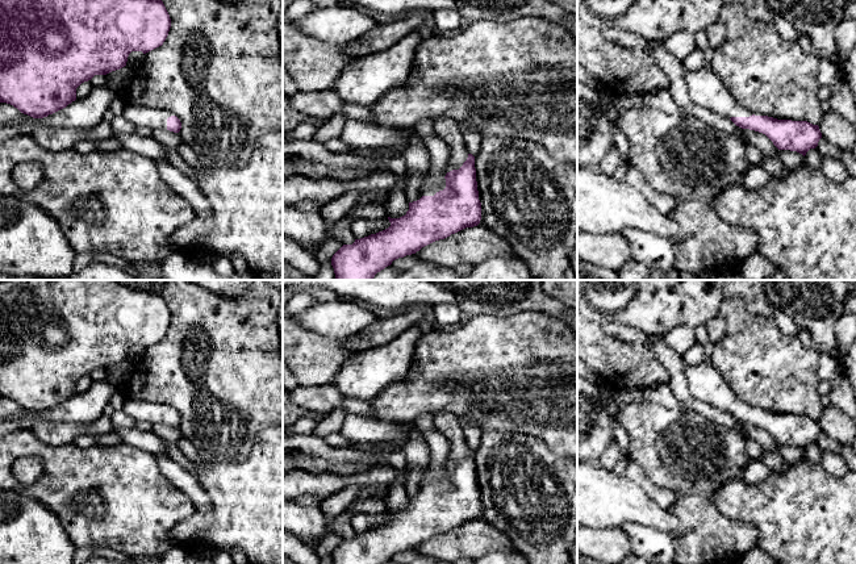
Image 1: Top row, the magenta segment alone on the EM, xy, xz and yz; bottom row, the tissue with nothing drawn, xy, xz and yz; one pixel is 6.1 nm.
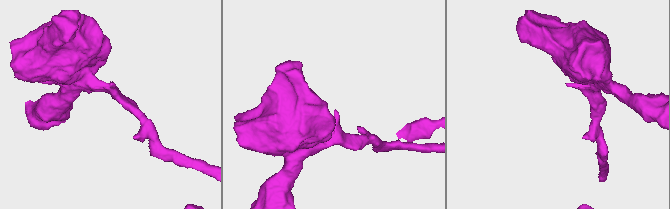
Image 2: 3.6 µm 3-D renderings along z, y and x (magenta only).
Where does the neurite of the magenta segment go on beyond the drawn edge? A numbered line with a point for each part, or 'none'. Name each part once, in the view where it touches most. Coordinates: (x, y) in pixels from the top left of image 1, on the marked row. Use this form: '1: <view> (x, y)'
1: xz (431, 191)

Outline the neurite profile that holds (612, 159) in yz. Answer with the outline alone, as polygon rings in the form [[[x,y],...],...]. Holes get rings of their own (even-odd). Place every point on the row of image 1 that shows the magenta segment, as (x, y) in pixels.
[[[614,145],[604,156],[604,159],[600,164],[600,171],[613,176],[619,162],[621,162],[619,153]]]

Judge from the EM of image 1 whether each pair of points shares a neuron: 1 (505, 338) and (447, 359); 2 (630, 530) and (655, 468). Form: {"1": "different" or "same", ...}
{"1": "same", "2": "different"}

